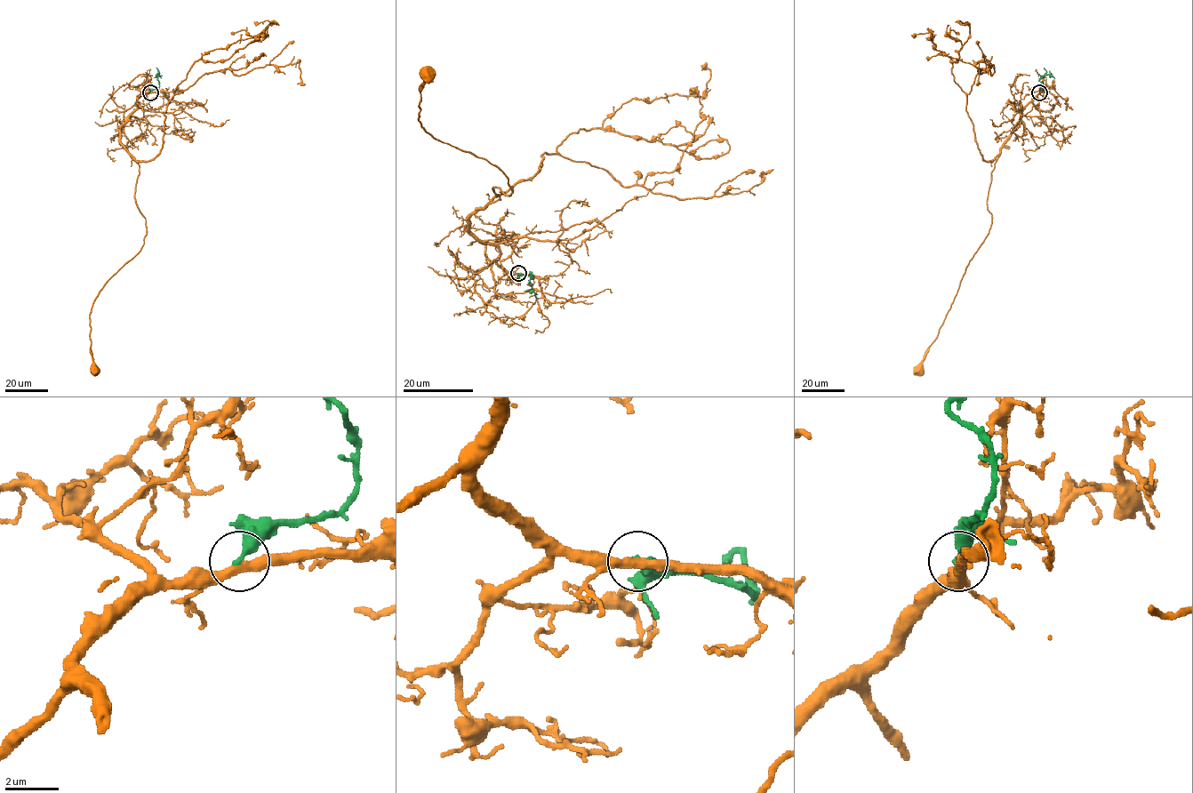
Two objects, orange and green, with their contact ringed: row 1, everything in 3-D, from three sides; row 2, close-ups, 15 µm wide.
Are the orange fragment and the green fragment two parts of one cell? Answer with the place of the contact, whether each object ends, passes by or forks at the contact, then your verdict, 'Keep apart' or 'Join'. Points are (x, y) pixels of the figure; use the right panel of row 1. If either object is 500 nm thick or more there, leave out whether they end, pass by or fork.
Place: (1039, 92). At the ring orange passes by. At the ring green ends. Keep apart

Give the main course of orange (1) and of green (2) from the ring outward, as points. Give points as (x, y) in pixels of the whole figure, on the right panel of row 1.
1: (1039, 92), (1022, 109), (1000, 148), (987, 199), (992, 215), (988, 235), (970, 260), (918, 370)
2: (1039, 92), (1042, 84), (1038, 80), (1048, 75), (1054, 78)

